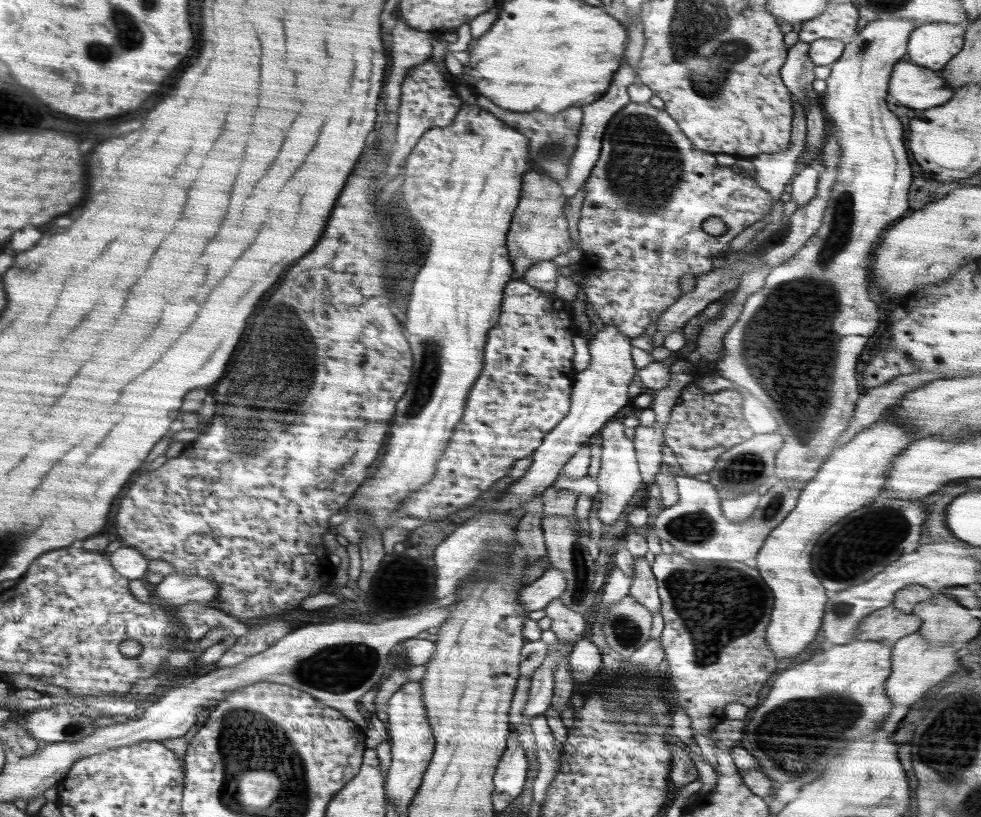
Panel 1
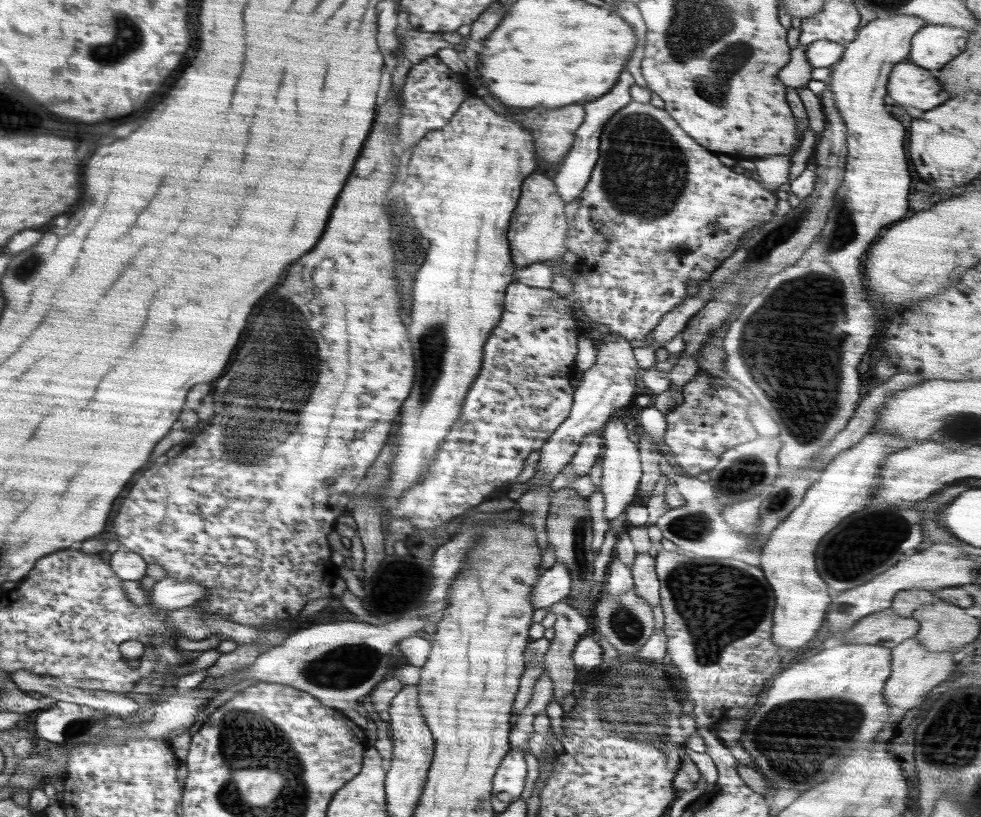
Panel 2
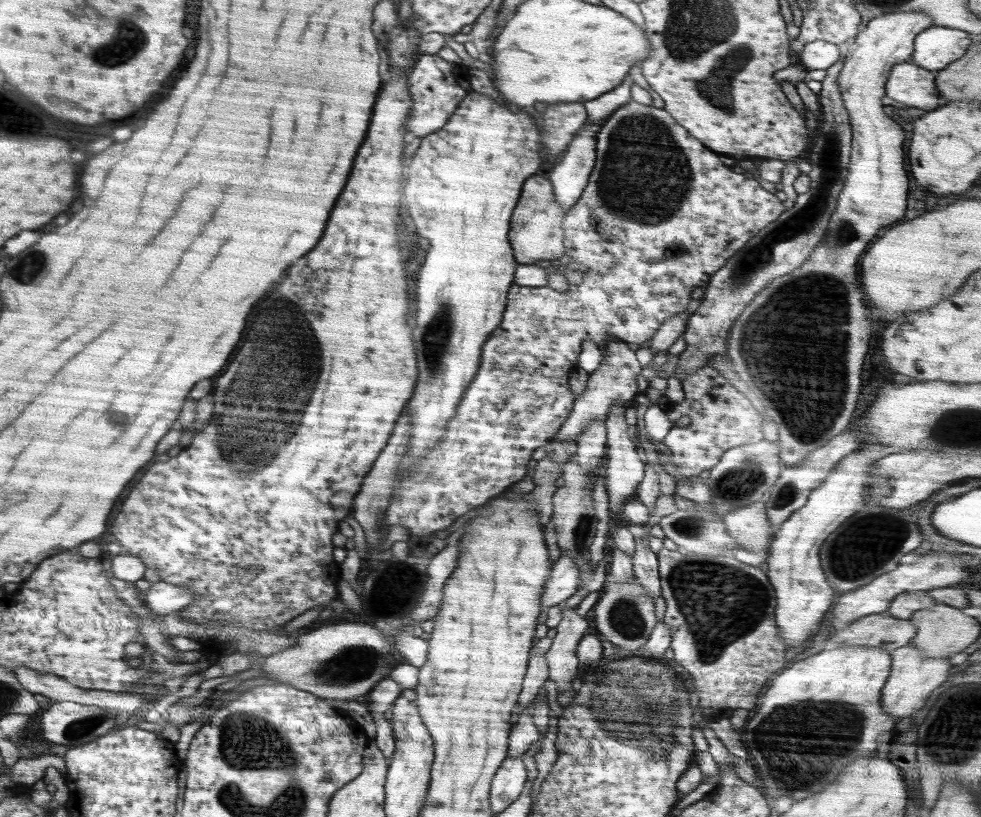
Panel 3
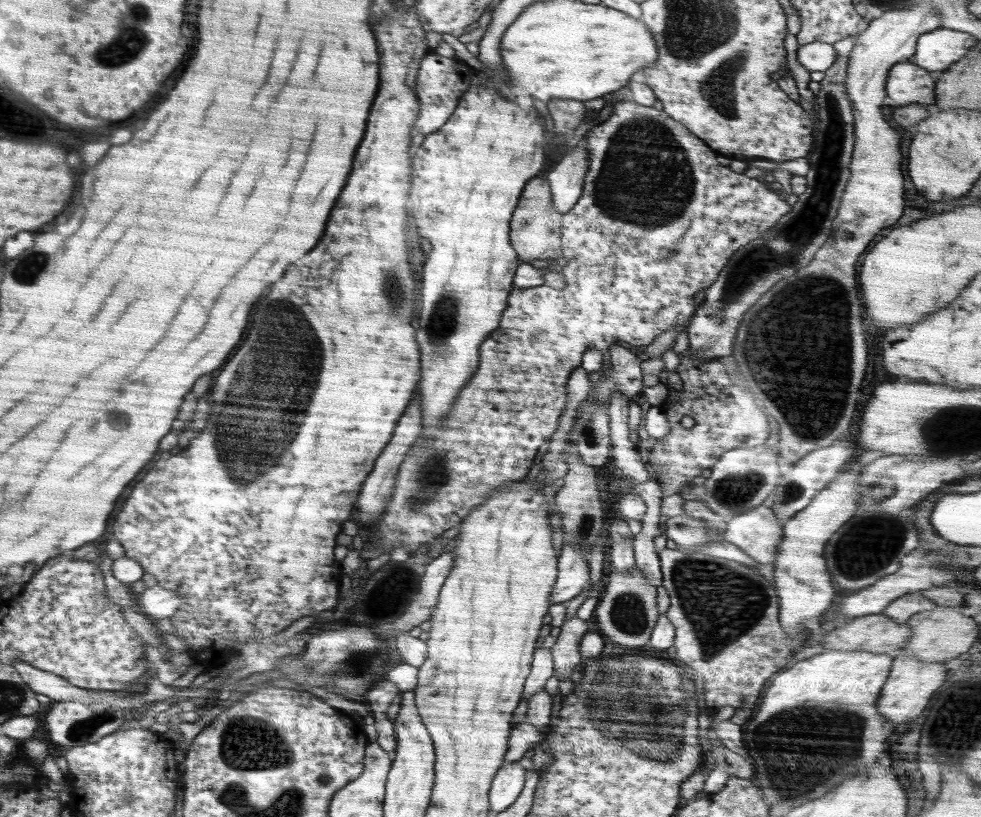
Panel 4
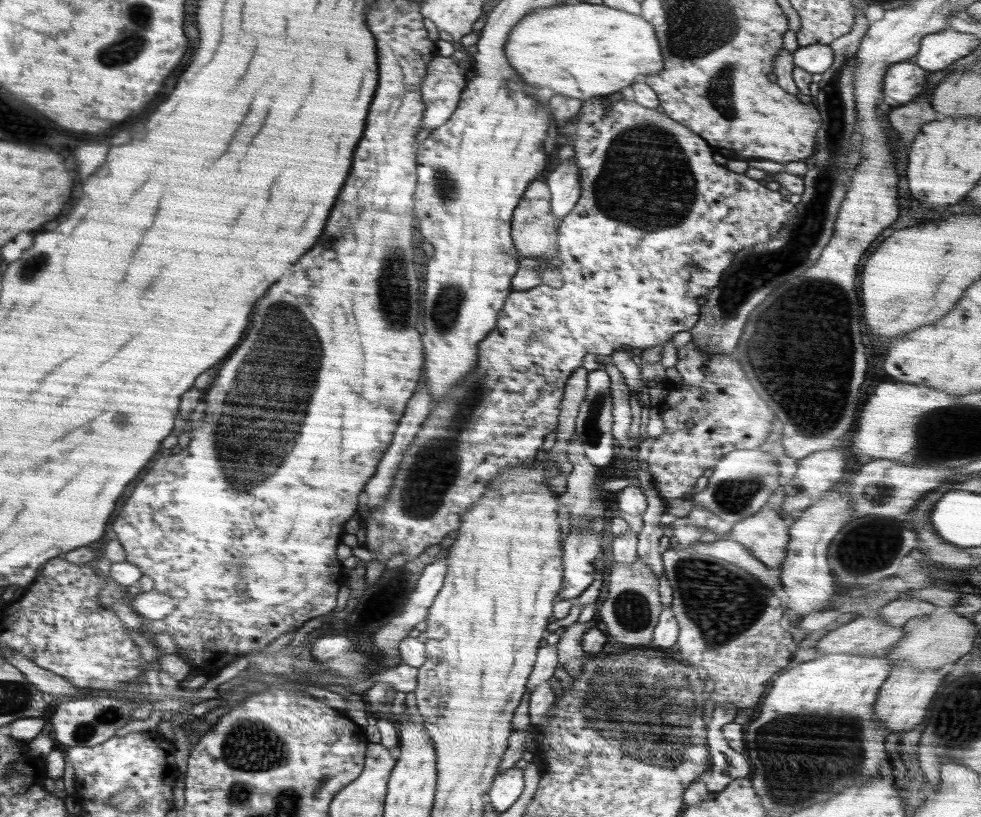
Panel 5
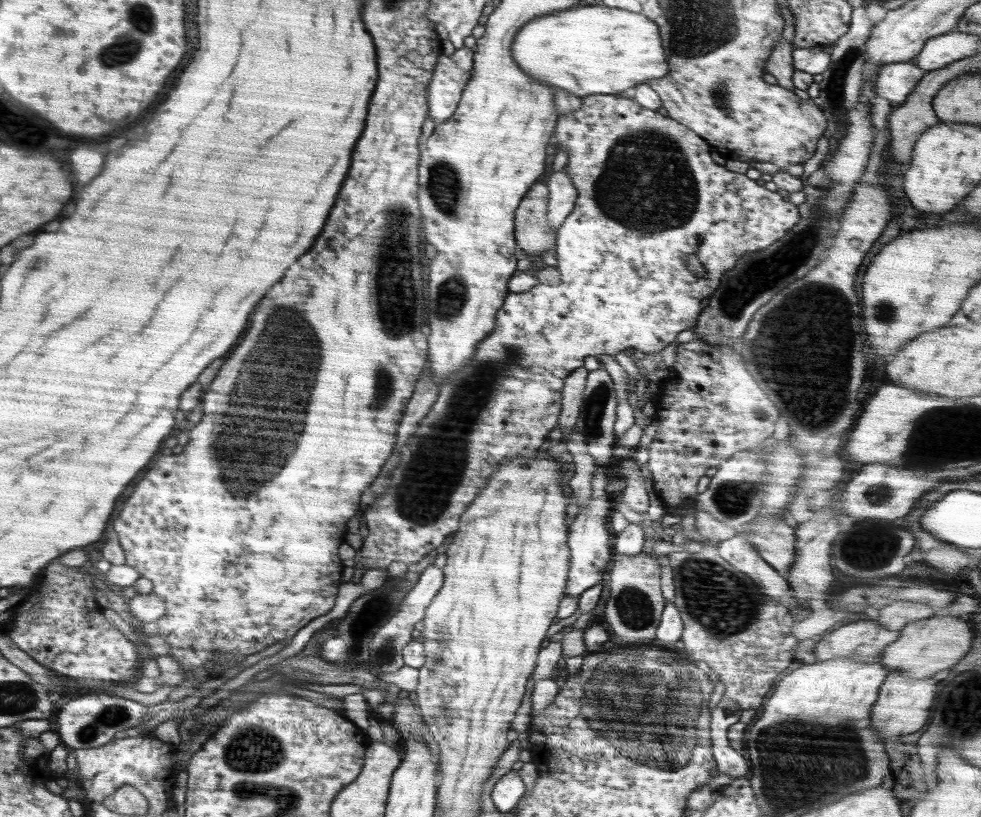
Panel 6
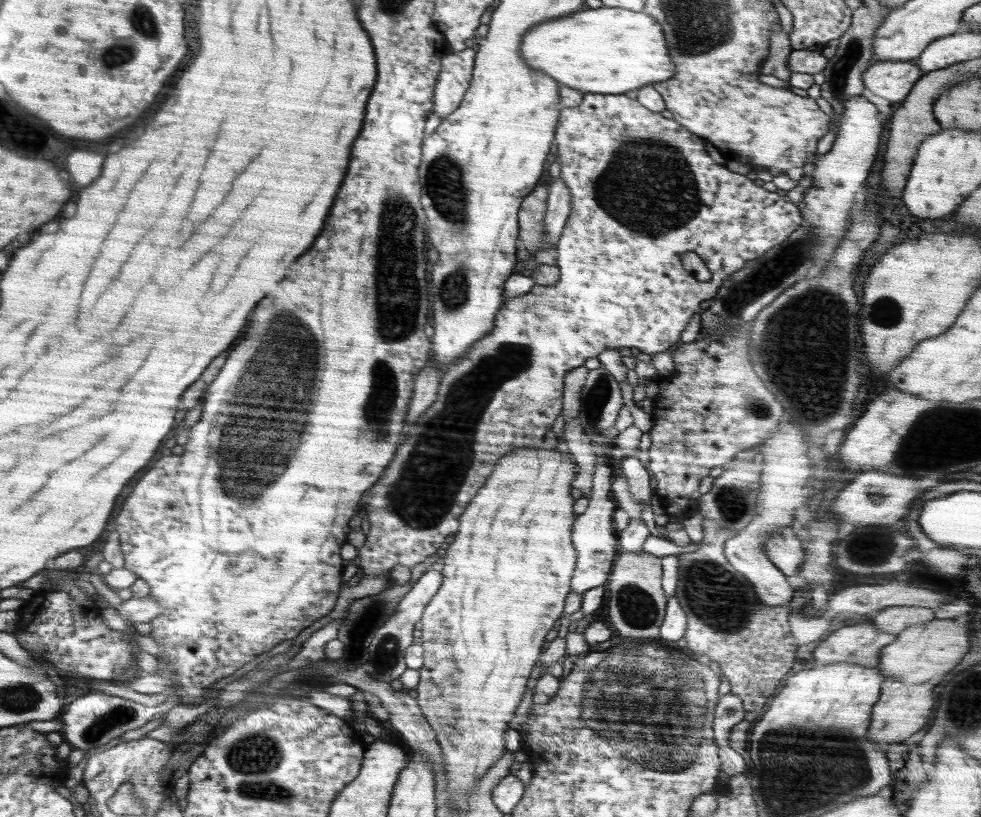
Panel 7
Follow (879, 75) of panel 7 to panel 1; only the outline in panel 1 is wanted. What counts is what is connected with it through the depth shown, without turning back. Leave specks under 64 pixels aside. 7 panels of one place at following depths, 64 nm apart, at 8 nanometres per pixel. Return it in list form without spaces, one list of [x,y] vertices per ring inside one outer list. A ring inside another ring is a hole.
[[[900,60],[893,66],[888,92],[902,106],[918,110],[942,106],[954,96],[954,92],[946,88],[944,79],[934,76],[934,72],[928,68],[920,70],[920,65],[910,60]]]

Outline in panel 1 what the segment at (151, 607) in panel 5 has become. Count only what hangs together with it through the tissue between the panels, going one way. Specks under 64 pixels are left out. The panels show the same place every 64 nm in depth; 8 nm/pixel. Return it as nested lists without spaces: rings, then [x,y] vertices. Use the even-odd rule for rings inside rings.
[[[174,572],[151,589],[165,605],[182,606],[190,601],[211,601],[218,594],[219,586],[207,578]]]

